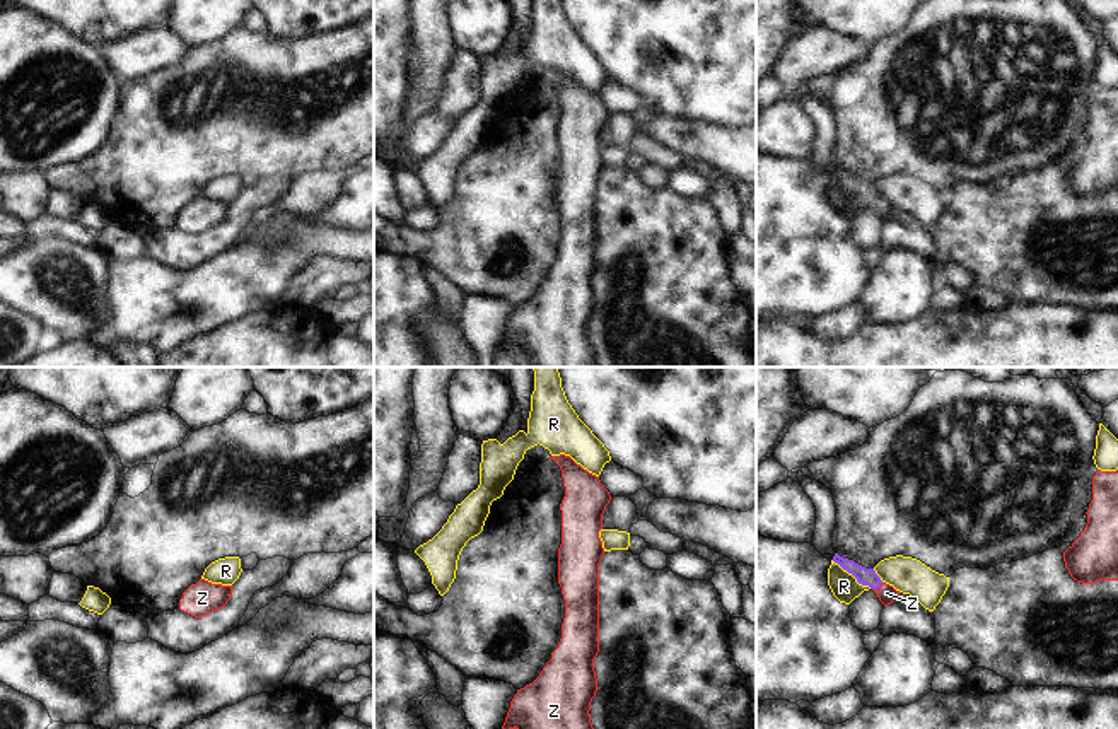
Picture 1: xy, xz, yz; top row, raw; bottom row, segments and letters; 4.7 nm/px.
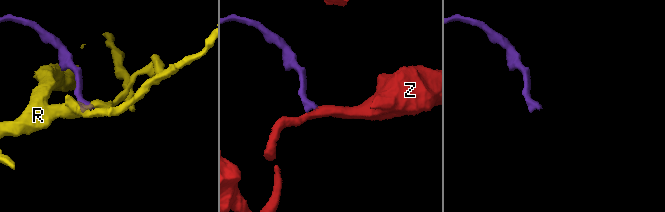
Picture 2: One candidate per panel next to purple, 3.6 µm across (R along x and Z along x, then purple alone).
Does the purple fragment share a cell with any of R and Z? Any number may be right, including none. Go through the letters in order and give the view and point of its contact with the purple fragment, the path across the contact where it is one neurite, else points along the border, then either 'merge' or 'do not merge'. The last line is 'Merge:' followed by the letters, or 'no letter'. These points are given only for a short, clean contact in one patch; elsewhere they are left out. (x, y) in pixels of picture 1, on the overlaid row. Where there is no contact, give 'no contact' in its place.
R: contact yz (852, 574); border yz (832, 560), (859, 583), (871, 588); do not merge
Z: contact yz (878, 586); way yz (864, 576), (878, 586), (886, 593); merge
Merge: Z

